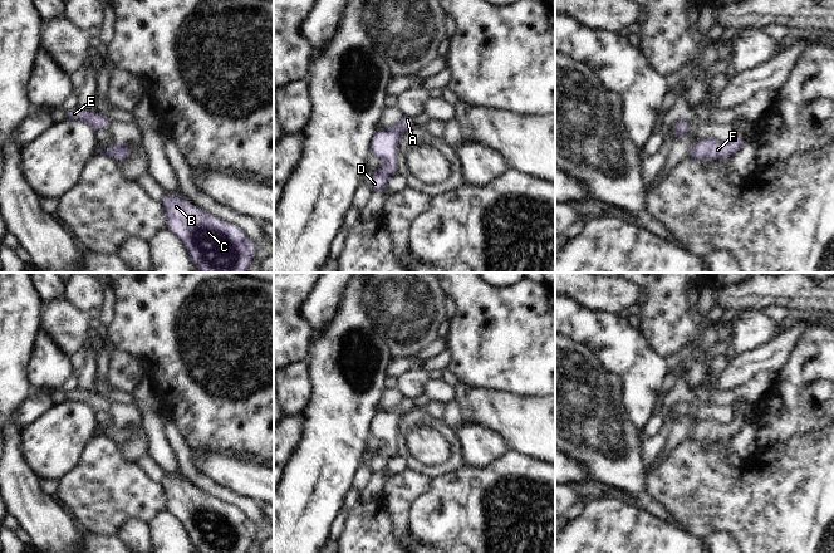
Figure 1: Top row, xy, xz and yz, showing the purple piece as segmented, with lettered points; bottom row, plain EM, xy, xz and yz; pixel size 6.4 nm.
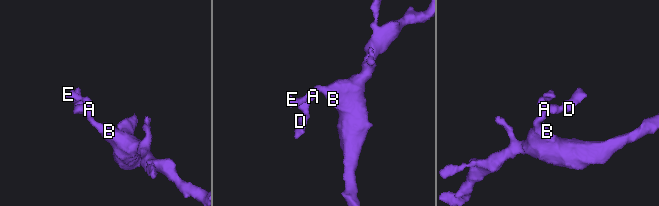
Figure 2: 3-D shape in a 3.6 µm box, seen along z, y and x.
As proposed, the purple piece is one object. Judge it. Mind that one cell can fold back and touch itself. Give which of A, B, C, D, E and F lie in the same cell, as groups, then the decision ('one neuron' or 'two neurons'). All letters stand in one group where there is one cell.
A B C D E F | one neuron

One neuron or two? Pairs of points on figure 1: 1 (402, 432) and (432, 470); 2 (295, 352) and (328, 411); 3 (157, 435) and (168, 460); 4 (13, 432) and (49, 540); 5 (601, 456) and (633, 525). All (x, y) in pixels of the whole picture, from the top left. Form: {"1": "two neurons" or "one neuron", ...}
{"1": "one neuron", "2": "two neurons", "3": "one neuron", "4": "one neuron", "5": "two neurons"}

